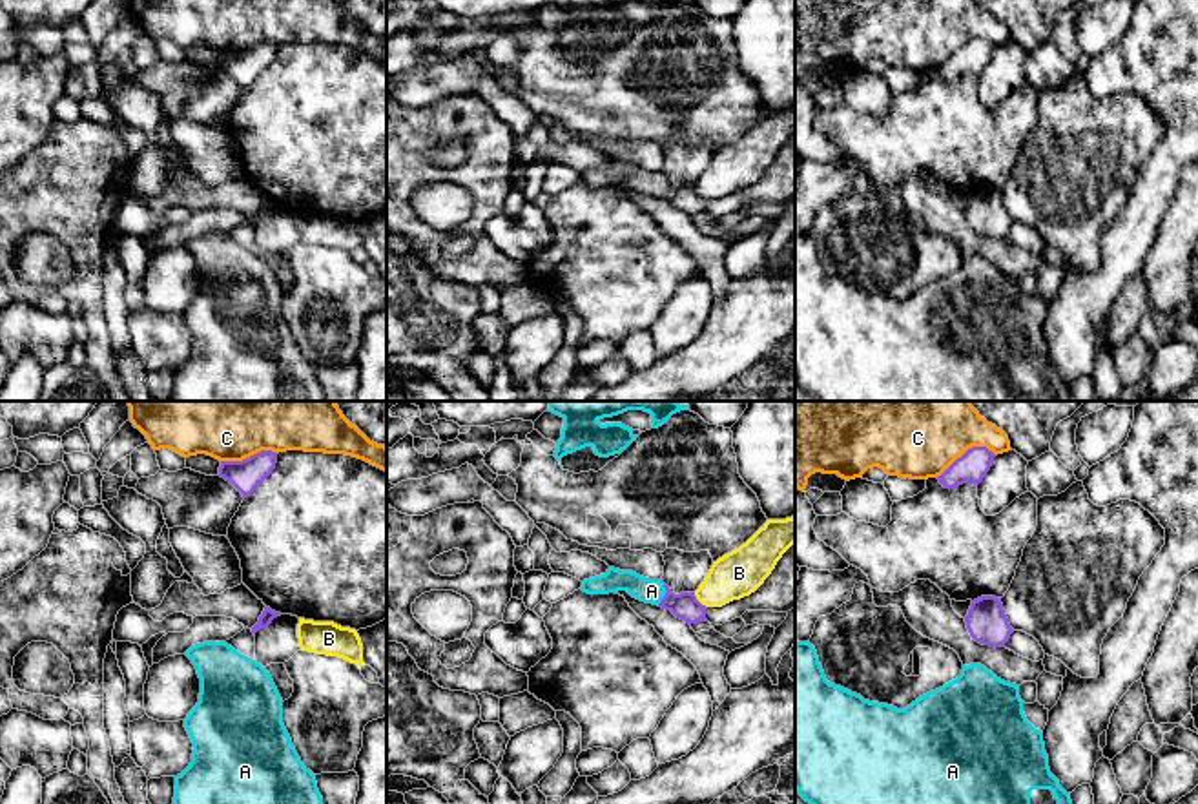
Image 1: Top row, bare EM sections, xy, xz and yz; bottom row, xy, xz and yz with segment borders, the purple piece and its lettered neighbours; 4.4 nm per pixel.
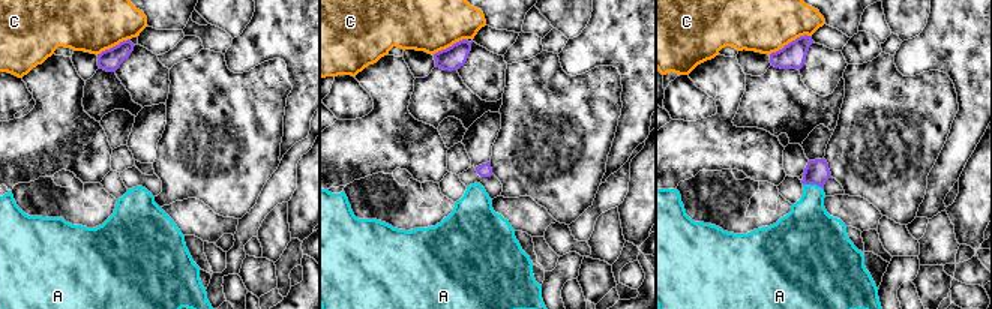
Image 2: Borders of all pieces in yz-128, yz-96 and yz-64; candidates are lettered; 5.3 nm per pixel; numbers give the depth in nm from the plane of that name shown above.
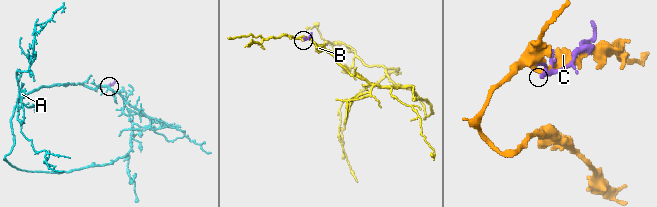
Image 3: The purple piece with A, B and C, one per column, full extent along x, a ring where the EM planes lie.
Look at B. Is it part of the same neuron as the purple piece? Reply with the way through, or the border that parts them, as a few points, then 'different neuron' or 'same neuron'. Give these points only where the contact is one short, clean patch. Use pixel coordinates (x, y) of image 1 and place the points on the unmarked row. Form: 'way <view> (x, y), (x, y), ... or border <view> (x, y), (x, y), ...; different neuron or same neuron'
border xz (693, 185), (706, 199); different neuron

